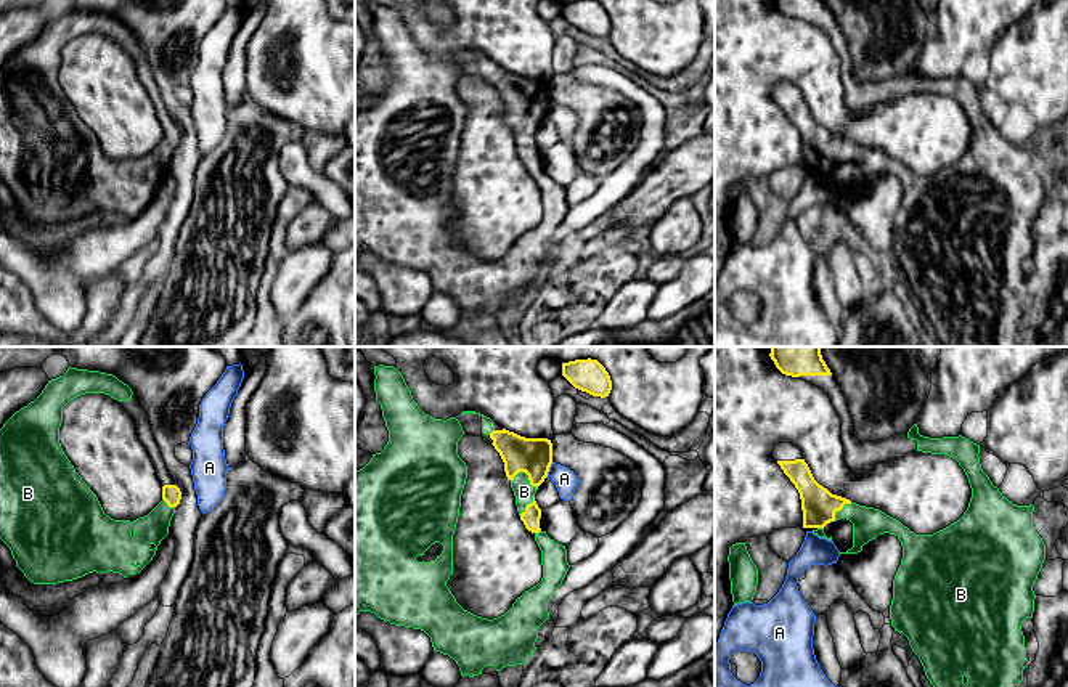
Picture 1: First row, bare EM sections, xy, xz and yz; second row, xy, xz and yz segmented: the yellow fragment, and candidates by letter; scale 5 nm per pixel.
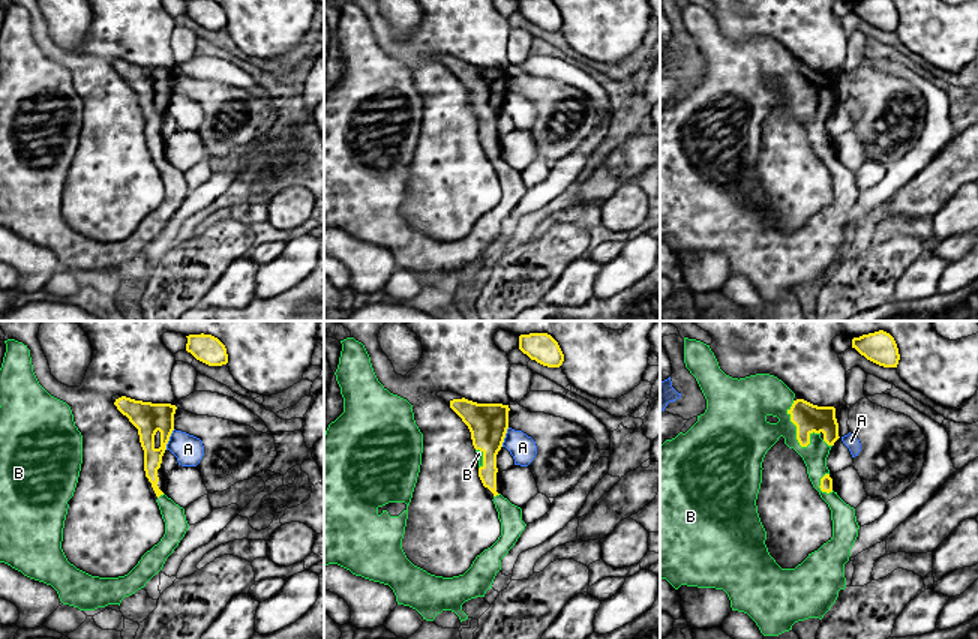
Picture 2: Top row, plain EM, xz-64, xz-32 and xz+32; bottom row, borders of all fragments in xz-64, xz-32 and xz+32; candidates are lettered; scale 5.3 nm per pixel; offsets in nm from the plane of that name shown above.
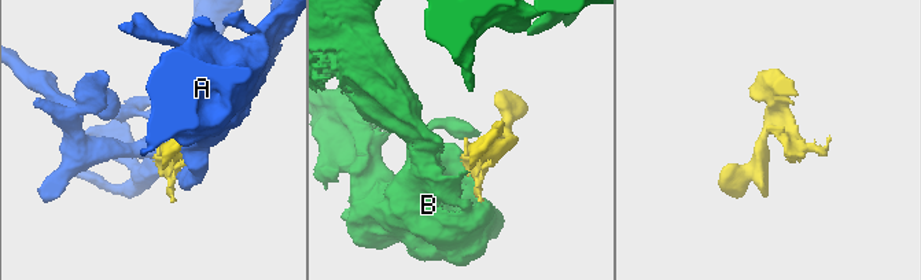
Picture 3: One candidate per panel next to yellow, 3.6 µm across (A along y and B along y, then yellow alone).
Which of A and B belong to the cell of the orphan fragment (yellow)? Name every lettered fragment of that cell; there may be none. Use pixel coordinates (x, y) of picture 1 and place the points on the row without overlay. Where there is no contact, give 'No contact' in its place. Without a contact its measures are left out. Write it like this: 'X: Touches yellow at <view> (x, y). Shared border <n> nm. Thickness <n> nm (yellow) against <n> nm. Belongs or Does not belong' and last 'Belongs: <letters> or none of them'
A: Touches yellow at xz (548, 111). Shared border 90 nm. Thickness 190 nm (yellow) against 120 nm. Does not belong
B: Touches yellow at xz (527, 114). Shared border 140 nm. Thickness 190 nm (yellow) against 100 nm. Belongs
Belongs: B

